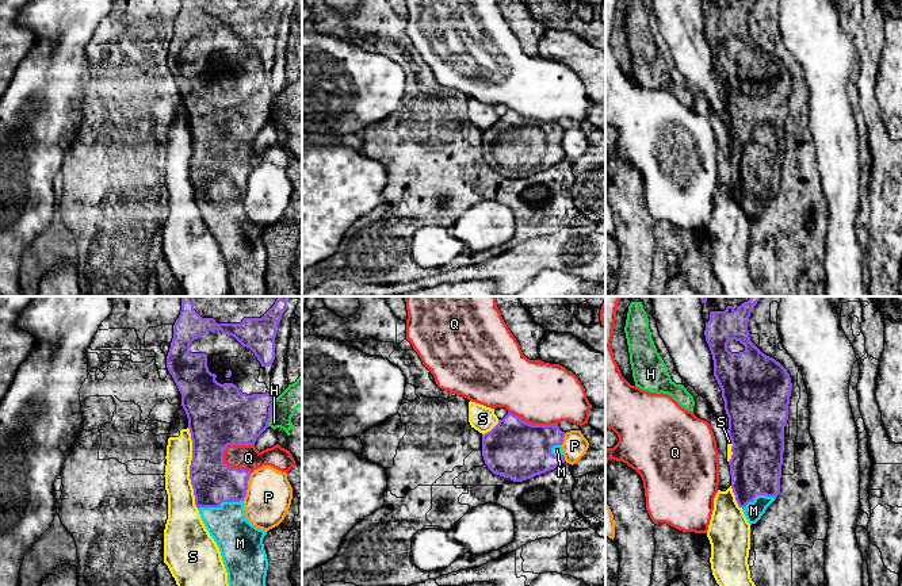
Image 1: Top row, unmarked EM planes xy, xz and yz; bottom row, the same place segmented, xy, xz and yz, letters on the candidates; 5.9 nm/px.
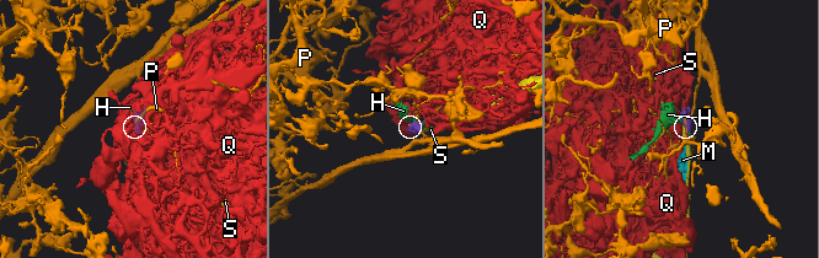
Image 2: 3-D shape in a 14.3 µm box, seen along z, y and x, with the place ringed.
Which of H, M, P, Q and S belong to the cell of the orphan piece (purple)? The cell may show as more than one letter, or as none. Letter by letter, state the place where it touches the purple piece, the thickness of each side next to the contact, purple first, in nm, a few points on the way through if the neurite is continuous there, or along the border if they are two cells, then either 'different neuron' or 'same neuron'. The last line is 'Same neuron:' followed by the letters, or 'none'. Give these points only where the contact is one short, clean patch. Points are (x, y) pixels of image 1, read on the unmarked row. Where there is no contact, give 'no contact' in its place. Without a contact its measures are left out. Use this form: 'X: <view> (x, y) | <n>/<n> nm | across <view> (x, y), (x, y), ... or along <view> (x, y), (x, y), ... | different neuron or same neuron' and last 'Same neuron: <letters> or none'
H: xy (270, 110) | 340/160 nm | different neuron
M: xy (220, 202) | 260/260 nm | same neuron
P: xy (247, 183) | 260/280 nm | different neuron
Q: xy (229, 164) | 260/150 nm | along xy (228, 141), (224, 159), (251, 169) | different neuron
S: xy (190, 165) | 260/170 nm | along xy (187, 125), (191, 133), (190, 180), (194, 200), (198, 205) | different neuron
Same neuron: M

